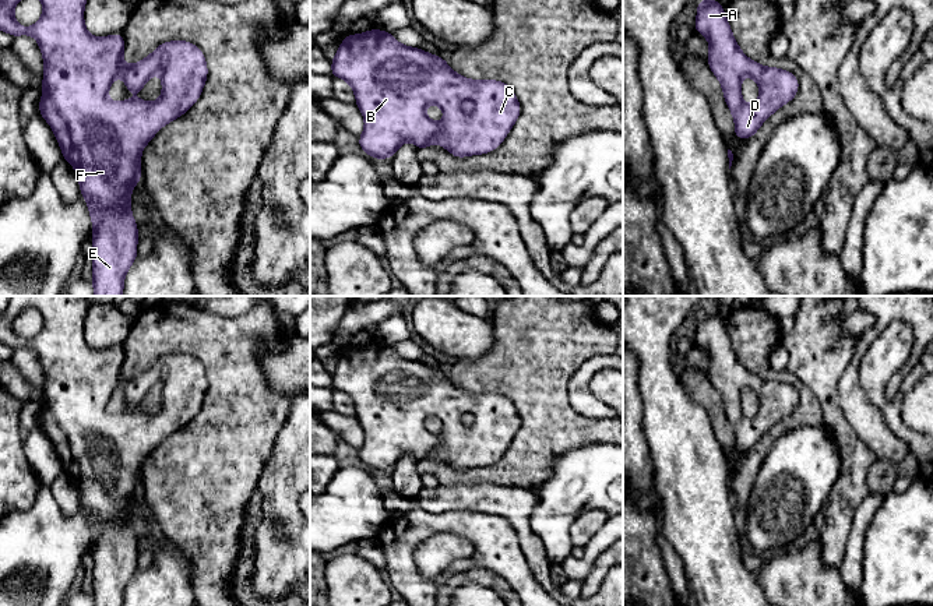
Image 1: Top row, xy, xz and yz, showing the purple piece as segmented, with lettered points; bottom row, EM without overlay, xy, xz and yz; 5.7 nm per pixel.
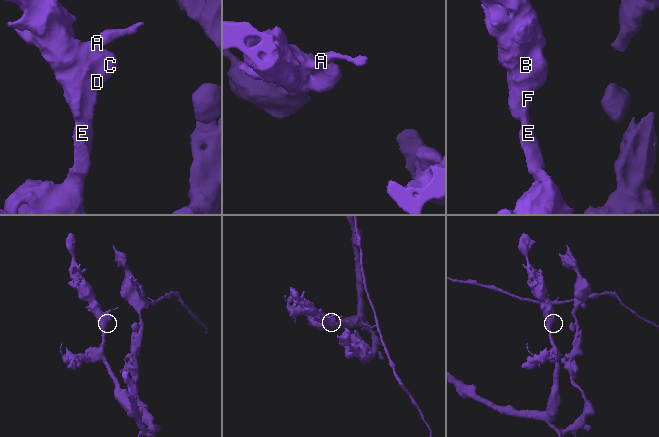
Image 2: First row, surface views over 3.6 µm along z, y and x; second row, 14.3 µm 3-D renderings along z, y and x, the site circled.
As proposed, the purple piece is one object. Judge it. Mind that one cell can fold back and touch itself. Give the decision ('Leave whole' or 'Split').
Leave whole

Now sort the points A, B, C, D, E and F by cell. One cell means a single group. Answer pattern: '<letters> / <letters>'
A B C D E F

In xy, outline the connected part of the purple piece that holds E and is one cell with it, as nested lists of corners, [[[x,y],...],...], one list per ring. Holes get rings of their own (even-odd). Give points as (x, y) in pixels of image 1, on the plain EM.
[[[10,296],[0,314],[0,343],[13,350],[28,348],[38,353],[45,374],[39,427],[52,440],[63,472],[75,482],[80,505],[94,536],[94,606],[123,606],[126,585],[138,570],[131,501],[141,494],[141,465],[165,437],[179,431],[198,413],[208,380],[203,363],[187,353],[162,355],[149,369],[126,378],[123,345],[96,350],[85,341],[84,321],[89,303],[87,296]],[[27,307],[35,307],[42,314],[43,325],[36,337],[24,341],[14,332],[14,320]],[[155,387],[162,390],[158,413],[108,412],[116,390],[122,390],[128,405],[138,406]]]

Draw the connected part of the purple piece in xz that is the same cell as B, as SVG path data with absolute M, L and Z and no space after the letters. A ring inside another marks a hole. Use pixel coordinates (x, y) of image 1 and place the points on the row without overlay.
M377 341L344 350L331 373L331 390L339 390L352 399L355 417L365 430L358 458L374 472L392 471L405 454L420 464L436 455L455 471L483 468L500 459L521 427L514 402L506 395L465 391L441 367L398 356L391 345ZM429 416L443 422L443 436L426 429Z

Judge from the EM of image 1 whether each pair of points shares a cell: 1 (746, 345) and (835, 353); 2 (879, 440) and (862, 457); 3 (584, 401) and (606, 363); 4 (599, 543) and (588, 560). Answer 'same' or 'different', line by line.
1: different
2: different
3: same
4: same

